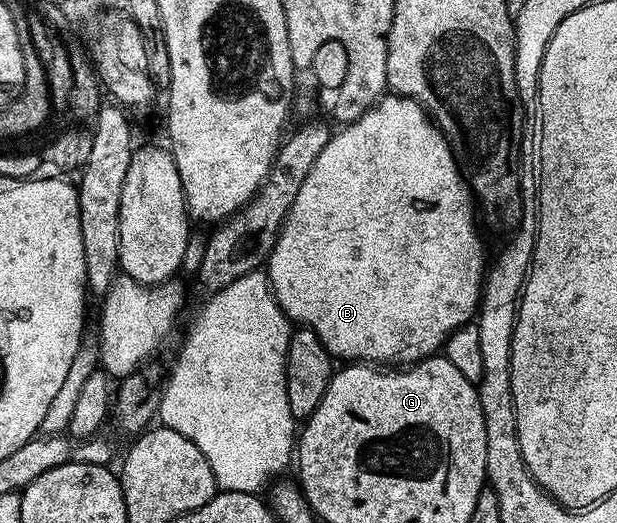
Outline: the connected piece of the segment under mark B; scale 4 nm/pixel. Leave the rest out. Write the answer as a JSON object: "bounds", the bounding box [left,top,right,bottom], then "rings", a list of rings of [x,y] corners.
{"bounds":[265,92,489,364],"rings":[[[387,92],[358,120],[346,123],[332,133],[329,144],[325,144],[321,156],[317,156],[317,164],[309,168],[309,176],[305,176],[305,184],[301,184],[301,192],[297,192],[293,208],[289,208],[277,236],[277,244],[265,263],[265,273],[271,281],[271,290],[283,313],[292,323],[317,332],[321,344],[325,344],[332,359],[342,360],[347,364],[414,364],[438,355],[448,336],[476,317],[489,262],[488,259],[483,259],[483,242],[479,239],[475,218],[477,222],[477,206],[473,201],[471,187],[463,176],[447,137],[432,122],[430,114],[420,102]]]}

